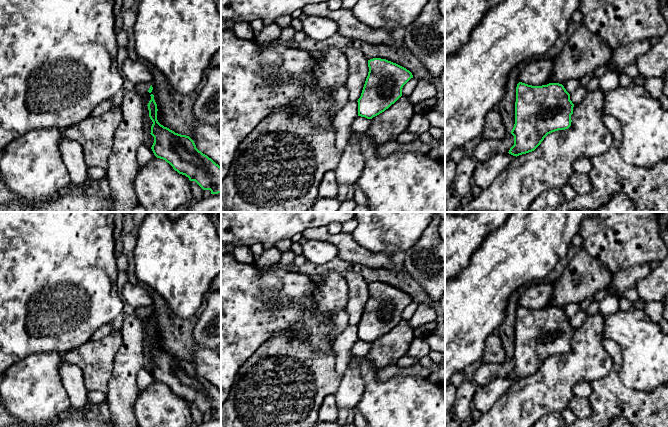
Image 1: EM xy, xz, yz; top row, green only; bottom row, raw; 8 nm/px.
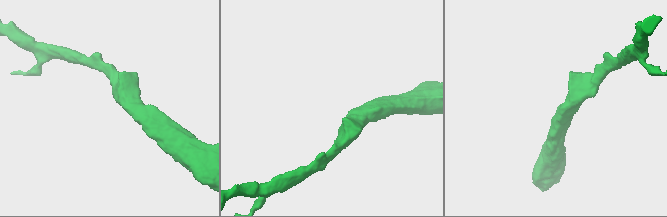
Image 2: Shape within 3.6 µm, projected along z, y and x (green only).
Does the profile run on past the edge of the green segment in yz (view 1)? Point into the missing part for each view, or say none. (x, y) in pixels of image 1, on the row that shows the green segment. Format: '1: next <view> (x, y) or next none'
1: next none

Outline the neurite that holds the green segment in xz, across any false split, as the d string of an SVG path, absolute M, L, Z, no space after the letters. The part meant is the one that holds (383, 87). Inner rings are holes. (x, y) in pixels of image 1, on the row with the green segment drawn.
M381 58L368 60L369 72L358 99L358 116L372 119L402 96L403 86L413 78L406 68Z

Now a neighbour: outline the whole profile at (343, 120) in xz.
M348 101L334 118L336 148L342 153L349 140L349 131L353 121L358 116L358 102Z

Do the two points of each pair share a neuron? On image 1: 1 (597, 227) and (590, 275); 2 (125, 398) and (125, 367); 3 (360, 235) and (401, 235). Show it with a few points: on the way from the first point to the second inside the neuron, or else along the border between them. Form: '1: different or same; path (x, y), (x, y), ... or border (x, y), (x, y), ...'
1: different; border (582, 247), (592, 256), (599, 259), (611, 272)
2: same; path (125, 390), (125, 375)
3: same; path (370, 235), (391, 235)

